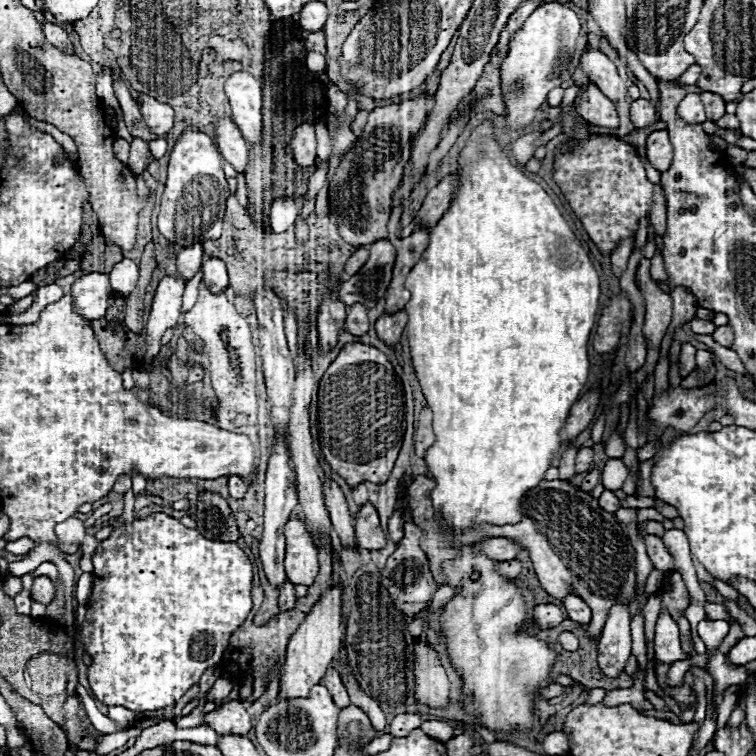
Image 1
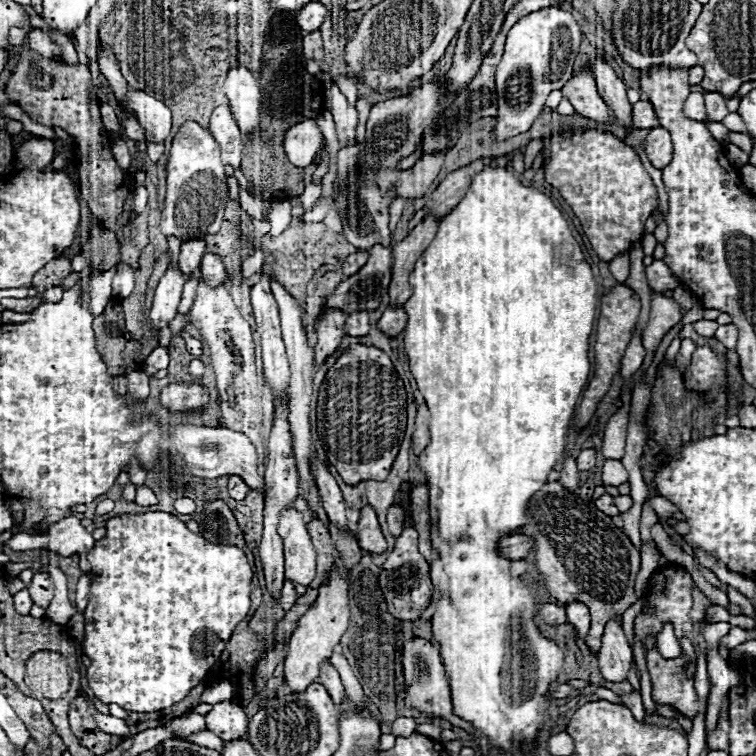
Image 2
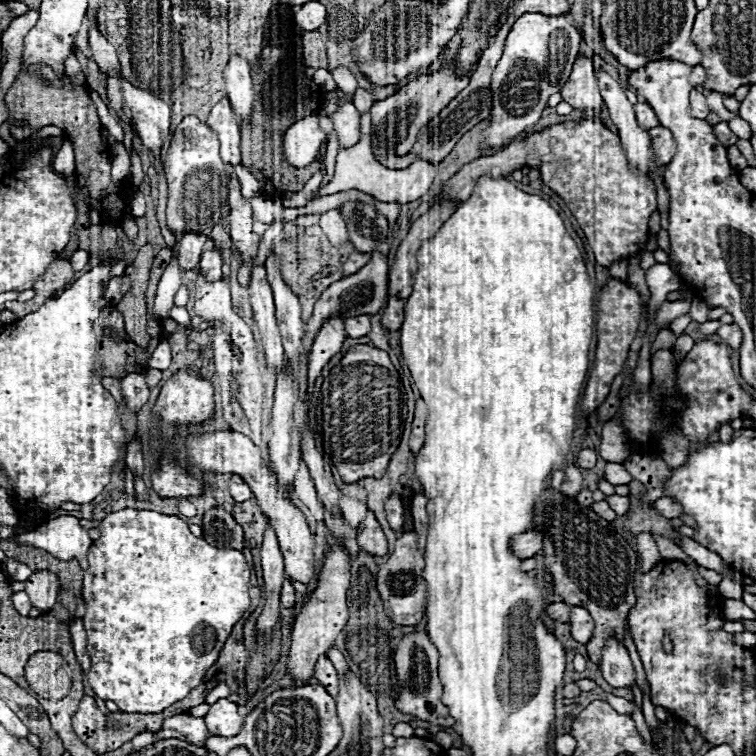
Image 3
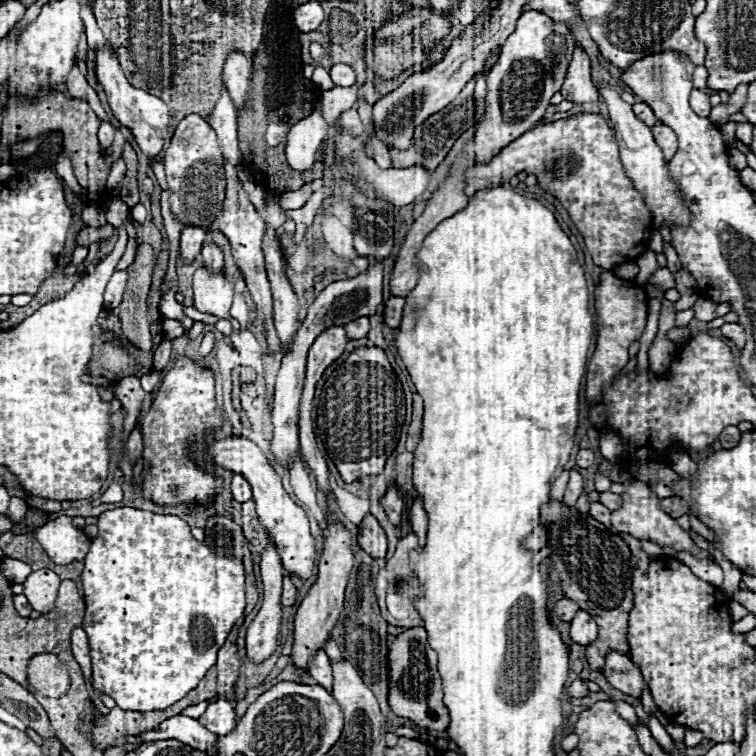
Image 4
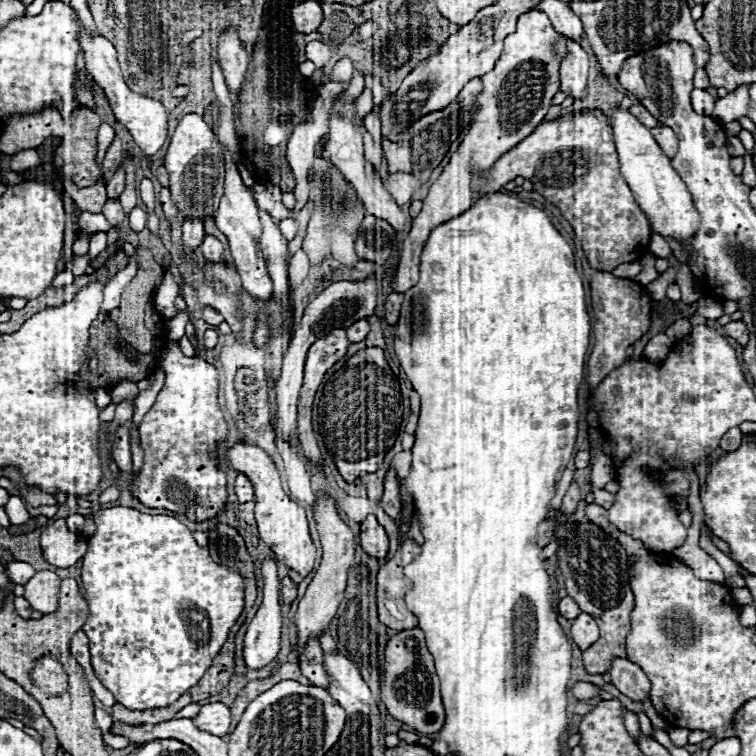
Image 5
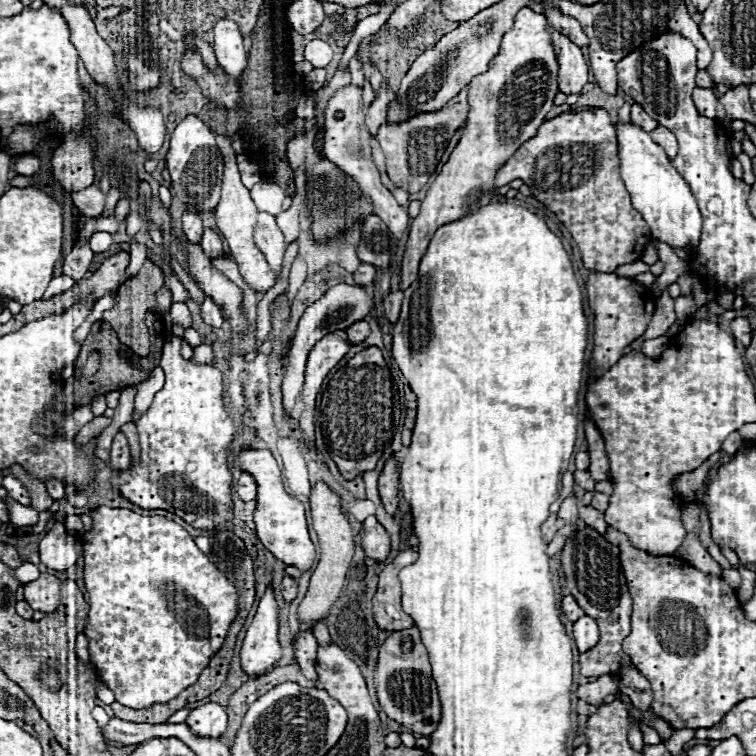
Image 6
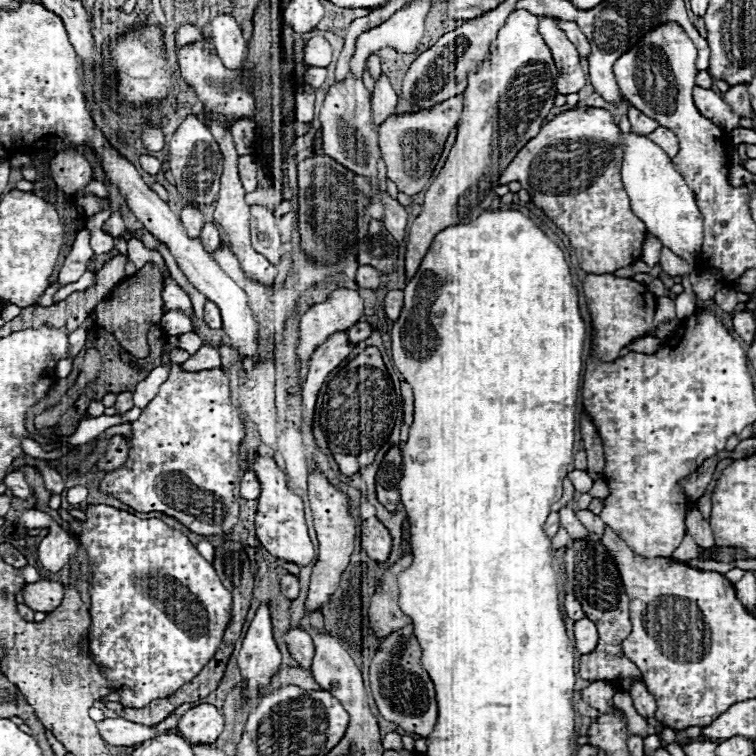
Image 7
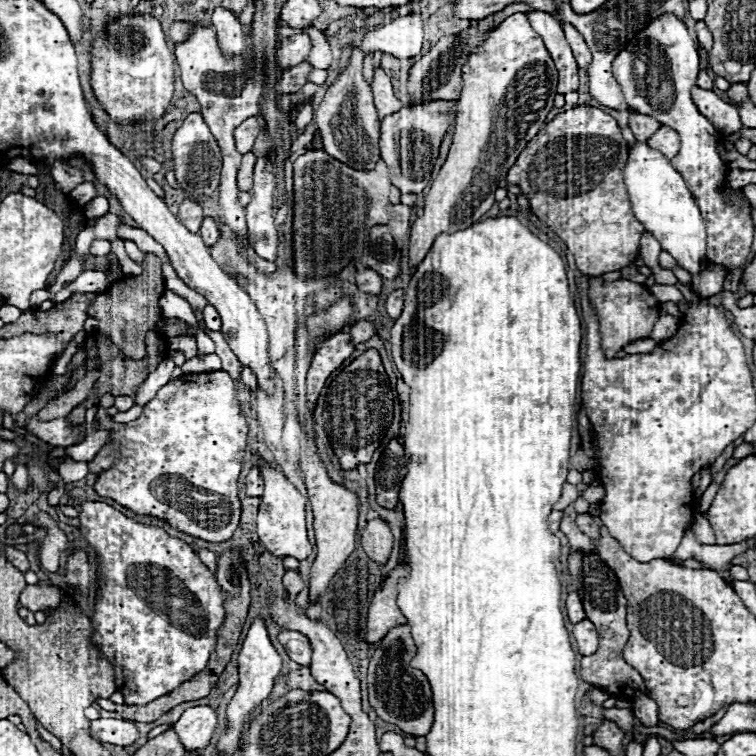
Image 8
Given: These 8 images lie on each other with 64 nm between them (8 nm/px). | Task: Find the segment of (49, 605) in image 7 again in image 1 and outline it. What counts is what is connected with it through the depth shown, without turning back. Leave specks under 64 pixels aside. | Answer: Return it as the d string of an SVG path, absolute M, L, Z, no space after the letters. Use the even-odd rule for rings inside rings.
M38 576L38 578L34 578L32 600L42 602L42 604L50 604L52 598L54 598L54 588L50 588L50 578L46 578L46 576Z

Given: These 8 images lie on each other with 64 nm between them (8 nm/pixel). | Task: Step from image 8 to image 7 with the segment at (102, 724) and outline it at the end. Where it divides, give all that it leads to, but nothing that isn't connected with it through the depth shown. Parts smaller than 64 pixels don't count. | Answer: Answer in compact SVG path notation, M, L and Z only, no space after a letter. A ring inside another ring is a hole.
M106 718L106 720L98 722L98 730L100 730L100 736L106 740L106 744L112 744L112 746L136 746L154 736L166 734L166 732L174 732L174 734L182 736L178 728L158 732L154 726L136 724L136 722L124 720L124 718Z

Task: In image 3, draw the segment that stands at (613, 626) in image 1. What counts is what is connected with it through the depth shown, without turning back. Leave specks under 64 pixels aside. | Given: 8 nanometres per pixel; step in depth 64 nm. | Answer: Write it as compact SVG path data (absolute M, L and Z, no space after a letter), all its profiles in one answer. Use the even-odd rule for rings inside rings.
M610 636L606 640L606 646L602 650L602 660L600 660L600 670L606 678L608 684L620 688L620 686L632 686L636 676L634 676L634 668L632 668L632 662L630 662L630 656L628 656L628 650L626 646Z

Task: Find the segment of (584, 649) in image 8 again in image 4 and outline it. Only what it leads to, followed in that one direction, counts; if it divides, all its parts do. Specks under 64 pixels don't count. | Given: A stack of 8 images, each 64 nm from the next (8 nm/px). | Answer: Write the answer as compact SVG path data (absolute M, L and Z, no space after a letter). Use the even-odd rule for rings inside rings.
M578 610L570 624L572 624L572 626L570 626L570 638L572 638L576 644L588 646L590 642L596 640L598 626L596 626L596 622L592 620L592 616L590 616L588 612Z

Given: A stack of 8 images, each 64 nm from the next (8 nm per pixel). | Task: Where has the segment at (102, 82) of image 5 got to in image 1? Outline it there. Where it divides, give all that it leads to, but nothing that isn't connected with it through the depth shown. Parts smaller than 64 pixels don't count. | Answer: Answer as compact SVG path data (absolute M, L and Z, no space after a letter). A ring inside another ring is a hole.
M142 96L138 102L140 102L142 116L144 116L144 120L146 120L146 124L150 126L152 132L166 134L166 132L172 130L174 110L168 104L162 104L162 102L154 100L152 96Z

